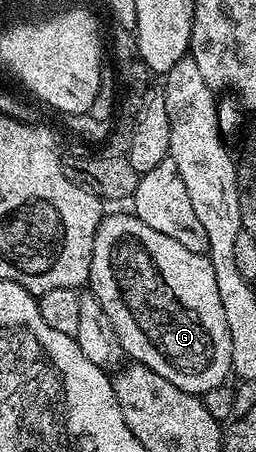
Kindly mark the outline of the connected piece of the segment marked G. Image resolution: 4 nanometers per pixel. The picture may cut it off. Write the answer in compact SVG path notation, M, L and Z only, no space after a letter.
M116 212L105 215L100 221L98 230L94 234L94 250L90 262L90 274L88 275L87 287L93 296L98 298L106 318L110 318L110 326L114 326L114 334L120 345L124 347L125 357L131 358L135 363L154 370L154 374L162 374L166 382L174 382L178 390L186 390L193 396L202 397L204 392L214 387L223 385L232 372L232 347L230 346L230 330L226 330L226 313L222 311L222 298L218 298L218 281L214 279L214 266L208 261L207 255L202 252L191 252L182 246L182 242L174 242L174 238L166 238L166 234L158 234L158 230L150 230L136 217L135 214L128 216L124 212Z

